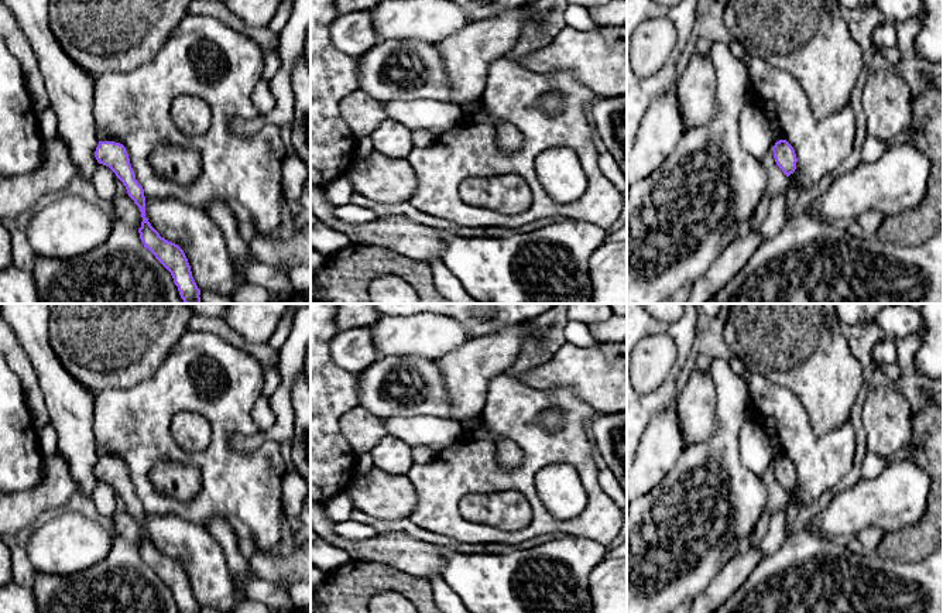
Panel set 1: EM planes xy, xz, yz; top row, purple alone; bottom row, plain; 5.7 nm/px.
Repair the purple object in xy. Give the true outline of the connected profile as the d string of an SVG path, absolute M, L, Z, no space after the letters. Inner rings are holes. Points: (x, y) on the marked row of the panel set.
M99 141L95 157L99 164L109 167L116 174L124 184L128 196L140 208L143 218L141 227L138 229L140 239L144 247L171 273L184 302L200 304L200 290L192 277L184 250L178 244L161 237L145 218L144 189L136 179L126 147L114 141Z

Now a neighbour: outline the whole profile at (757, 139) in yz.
M752 103L738 117L738 134L743 148L757 160L764 158L776 143L762 110Z

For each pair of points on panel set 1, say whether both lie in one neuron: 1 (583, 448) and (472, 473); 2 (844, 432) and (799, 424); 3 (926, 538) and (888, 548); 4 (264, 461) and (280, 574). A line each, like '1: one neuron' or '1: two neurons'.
1: one neuron
2: one neuron
3: one neuron
4: two neurons

